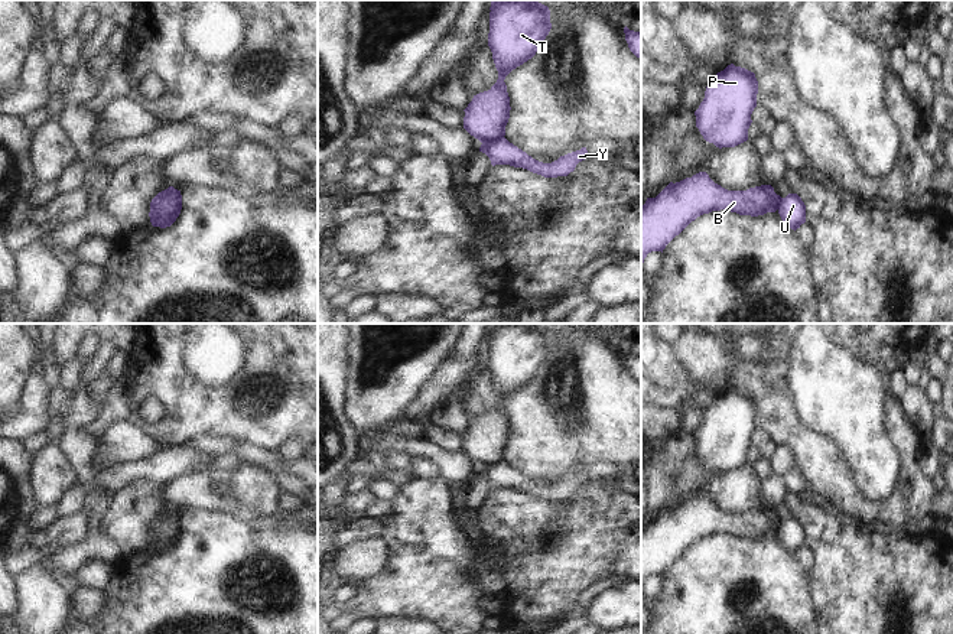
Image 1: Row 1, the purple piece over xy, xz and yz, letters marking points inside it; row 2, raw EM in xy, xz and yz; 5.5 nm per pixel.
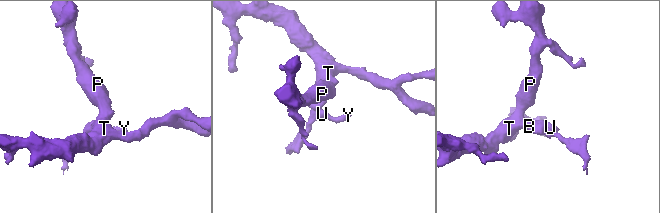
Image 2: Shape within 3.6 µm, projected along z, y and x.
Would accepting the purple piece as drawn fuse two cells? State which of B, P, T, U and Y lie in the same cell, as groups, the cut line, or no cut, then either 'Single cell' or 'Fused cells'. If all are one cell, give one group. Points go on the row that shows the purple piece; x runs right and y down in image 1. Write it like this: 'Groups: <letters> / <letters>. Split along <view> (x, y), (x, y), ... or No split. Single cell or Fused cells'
Groups: B P T / U Y. Split along xz (503, 136), (482, 143). Fused cells.

